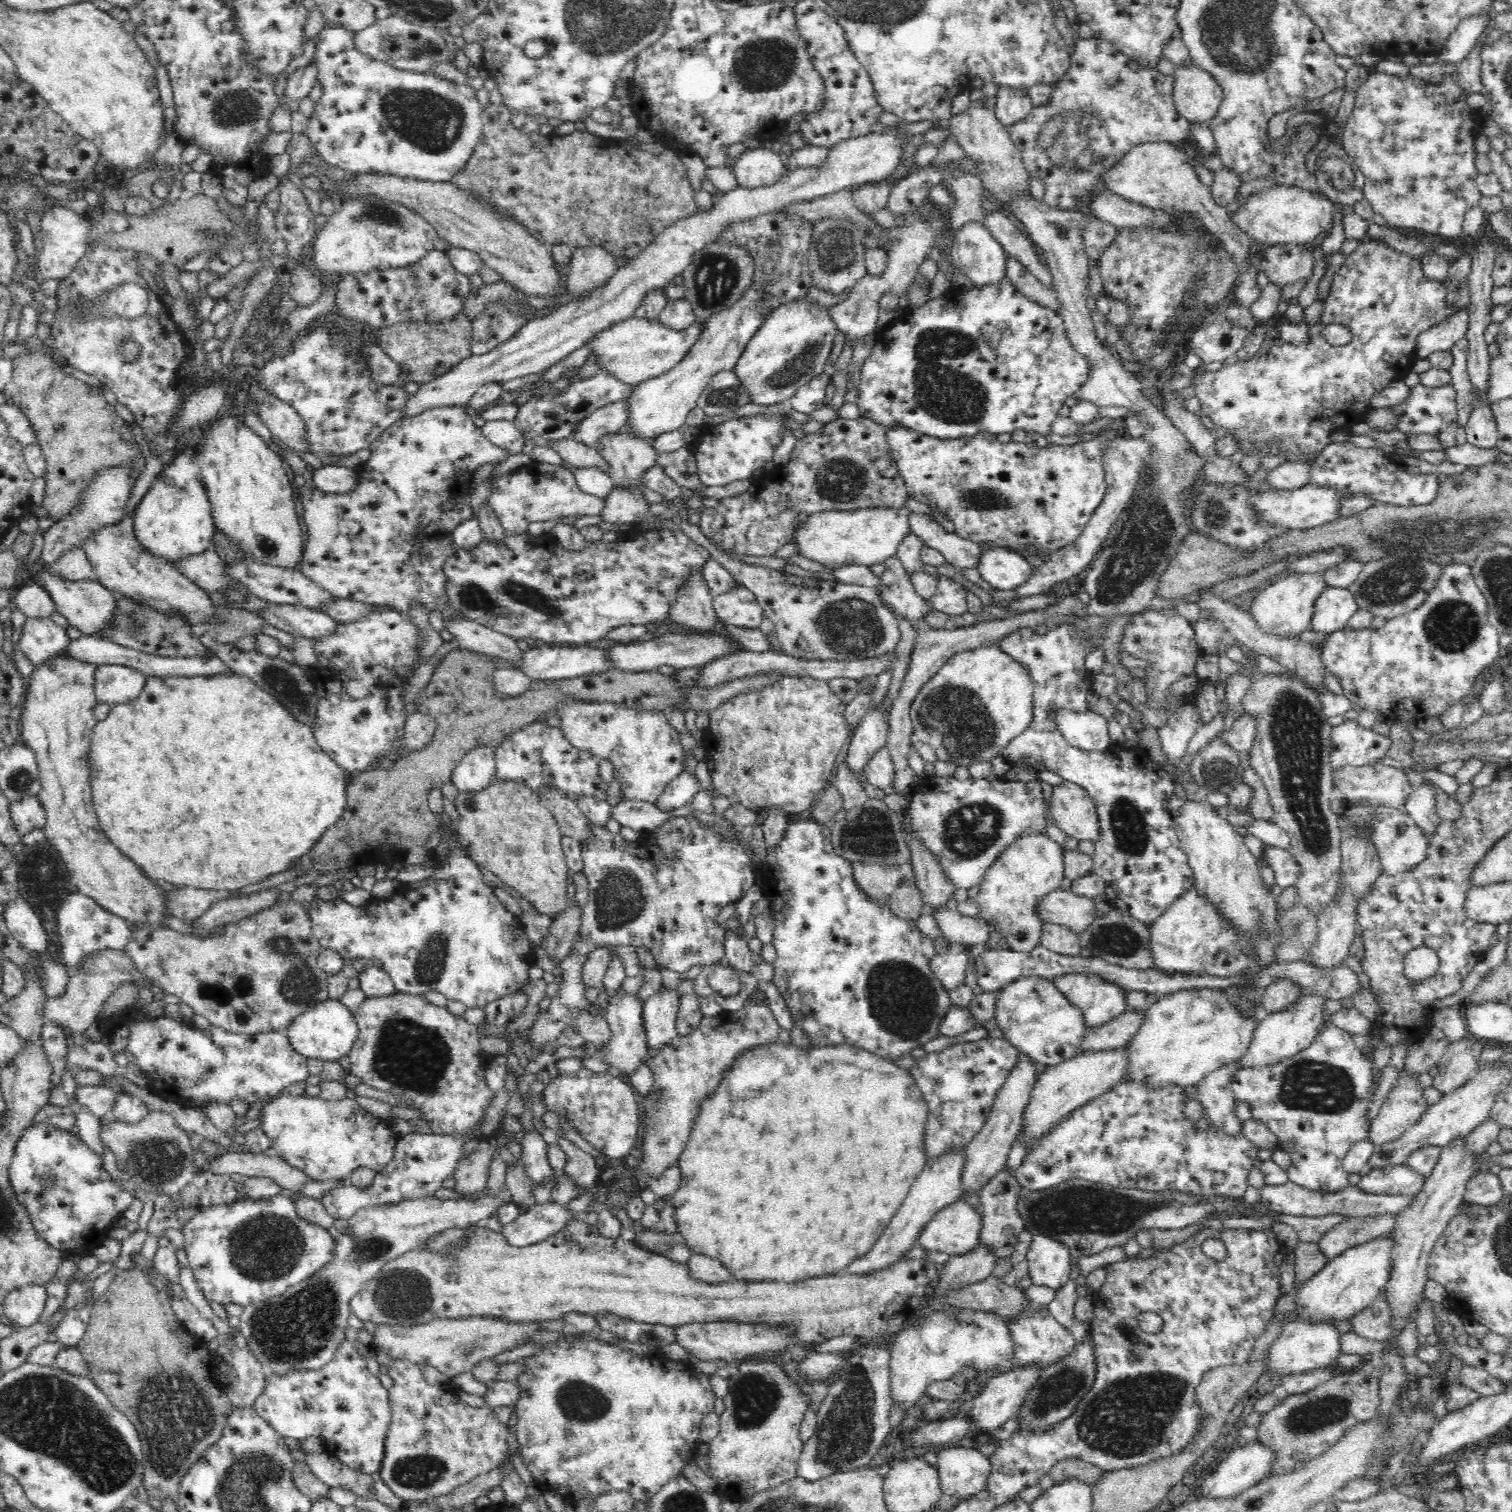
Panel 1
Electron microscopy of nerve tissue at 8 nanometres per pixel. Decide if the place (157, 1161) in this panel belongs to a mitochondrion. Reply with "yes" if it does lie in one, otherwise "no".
yes

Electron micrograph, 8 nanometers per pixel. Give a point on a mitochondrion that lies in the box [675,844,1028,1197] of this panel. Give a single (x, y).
(901, 997)

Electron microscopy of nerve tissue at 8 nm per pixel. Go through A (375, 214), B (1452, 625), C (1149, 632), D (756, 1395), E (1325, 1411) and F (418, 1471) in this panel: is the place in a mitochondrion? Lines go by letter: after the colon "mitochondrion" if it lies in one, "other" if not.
A: mitochondrion
B: mitochondrion
C: other
D: mitochondrion
E: mitochondrion
F: mitochondrion

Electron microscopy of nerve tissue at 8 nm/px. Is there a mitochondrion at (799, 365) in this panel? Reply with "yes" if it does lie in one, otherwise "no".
yes

